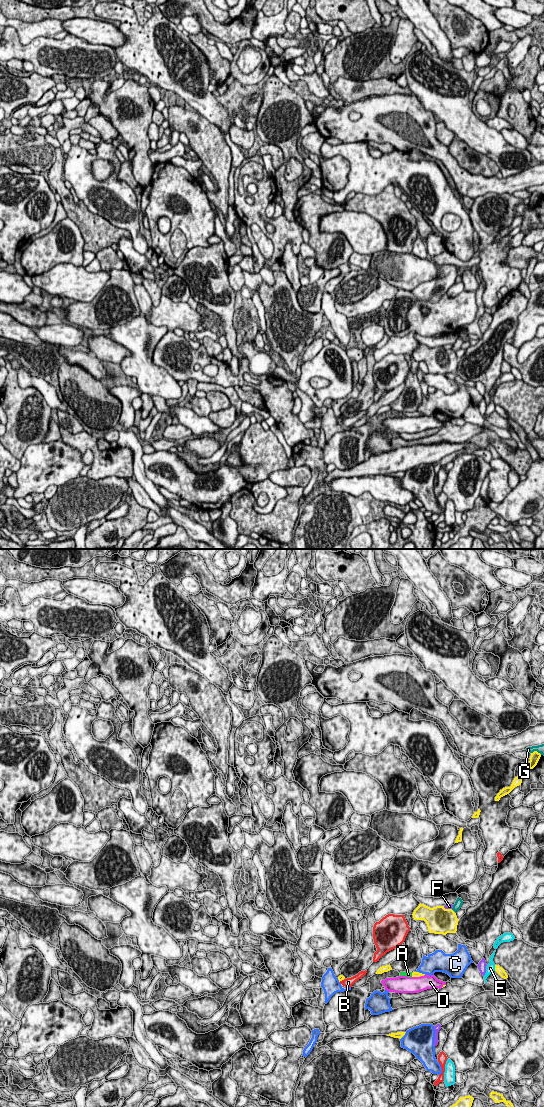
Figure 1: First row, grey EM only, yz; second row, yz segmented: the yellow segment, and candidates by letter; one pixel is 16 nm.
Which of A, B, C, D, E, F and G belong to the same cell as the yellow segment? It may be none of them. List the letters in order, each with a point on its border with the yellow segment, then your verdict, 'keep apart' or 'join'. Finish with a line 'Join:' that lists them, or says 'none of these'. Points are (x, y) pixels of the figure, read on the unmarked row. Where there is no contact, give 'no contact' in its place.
A: contact yz (412, 415); join
B: contact yz (341, 420); keep apart
C: contact yz (403, 475); keep apart
D: contact yz (418, 416); keep apart
E: contact yz (495, 408); keep apart
F: contact yz (447, 349); keep apart
G: contact yz (453, 351); keep apart
Join: A

